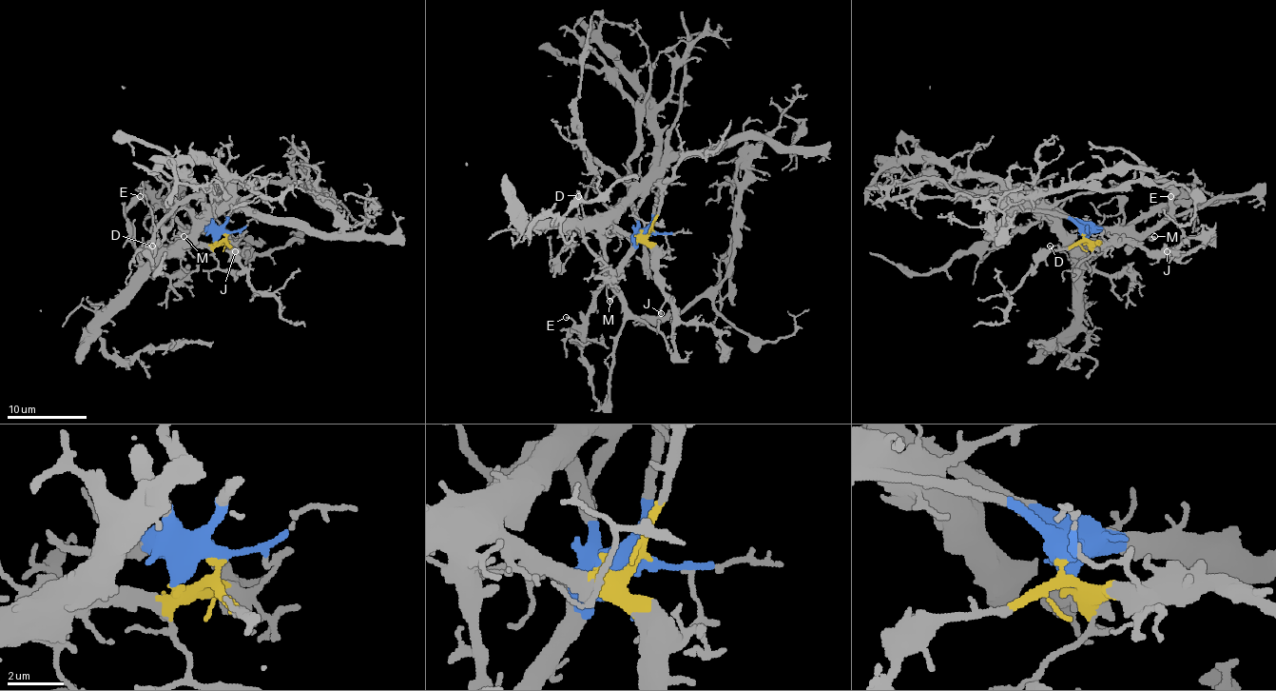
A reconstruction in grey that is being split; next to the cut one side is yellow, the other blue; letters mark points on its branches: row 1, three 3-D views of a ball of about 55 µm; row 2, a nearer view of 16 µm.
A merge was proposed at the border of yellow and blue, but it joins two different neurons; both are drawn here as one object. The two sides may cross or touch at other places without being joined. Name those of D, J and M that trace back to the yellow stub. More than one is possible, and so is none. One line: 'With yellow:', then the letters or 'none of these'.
With yellow: D, J

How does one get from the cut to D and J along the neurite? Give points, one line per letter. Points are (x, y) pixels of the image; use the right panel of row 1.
D: (1085, 233), (1089, 245), (1067, 248), (1049, 245)
J: (1085, 233), (1091, 241), (1130, 241), (1155, 257), (1167, 250)

